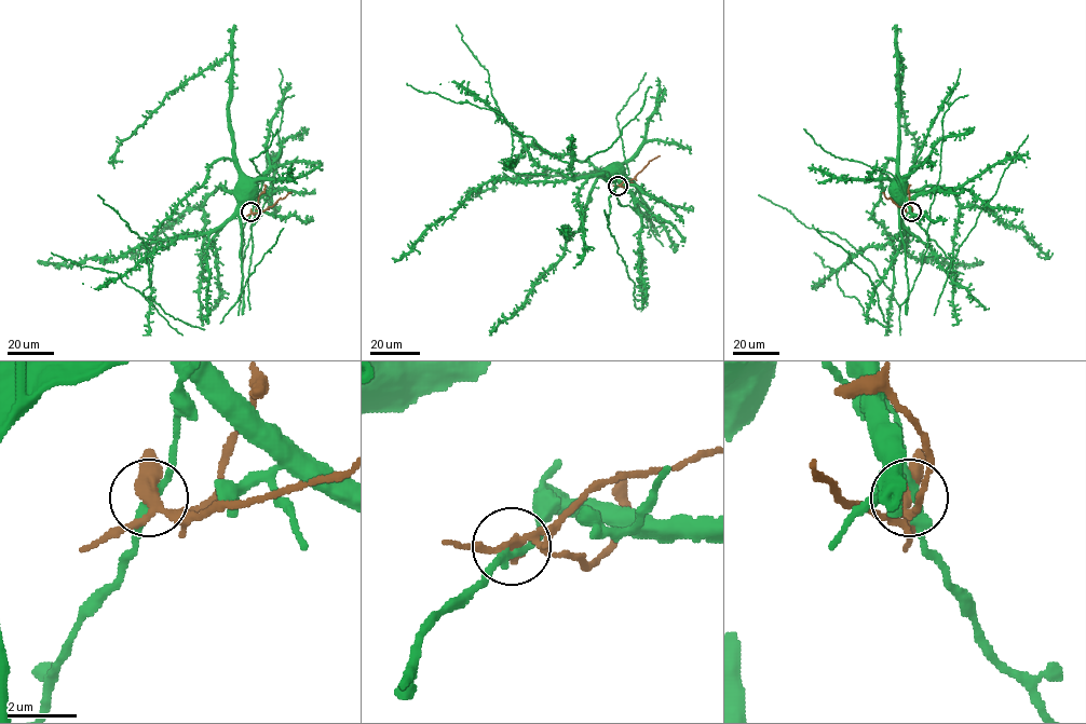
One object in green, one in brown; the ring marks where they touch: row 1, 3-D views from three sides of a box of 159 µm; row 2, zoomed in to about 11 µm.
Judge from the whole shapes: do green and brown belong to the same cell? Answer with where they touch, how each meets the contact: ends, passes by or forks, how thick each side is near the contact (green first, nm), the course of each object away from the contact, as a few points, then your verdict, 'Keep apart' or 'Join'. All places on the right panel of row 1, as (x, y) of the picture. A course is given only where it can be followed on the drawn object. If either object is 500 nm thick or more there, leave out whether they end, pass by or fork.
Place: (911, 212). At the ring green passes by. At the ring brown forks. Thickness 240 nm (green) against 300 nm. Course of green: (911, 213), (898, 186), (895, 187). Course of brown: (911, 213), (907, 213), (882, 192). Keep apart

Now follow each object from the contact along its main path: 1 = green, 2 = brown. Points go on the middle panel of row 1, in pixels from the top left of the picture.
1: (618, 186), (621, 176), (614, 169)
2: (618, 186), (633, 179), (660, 155)

